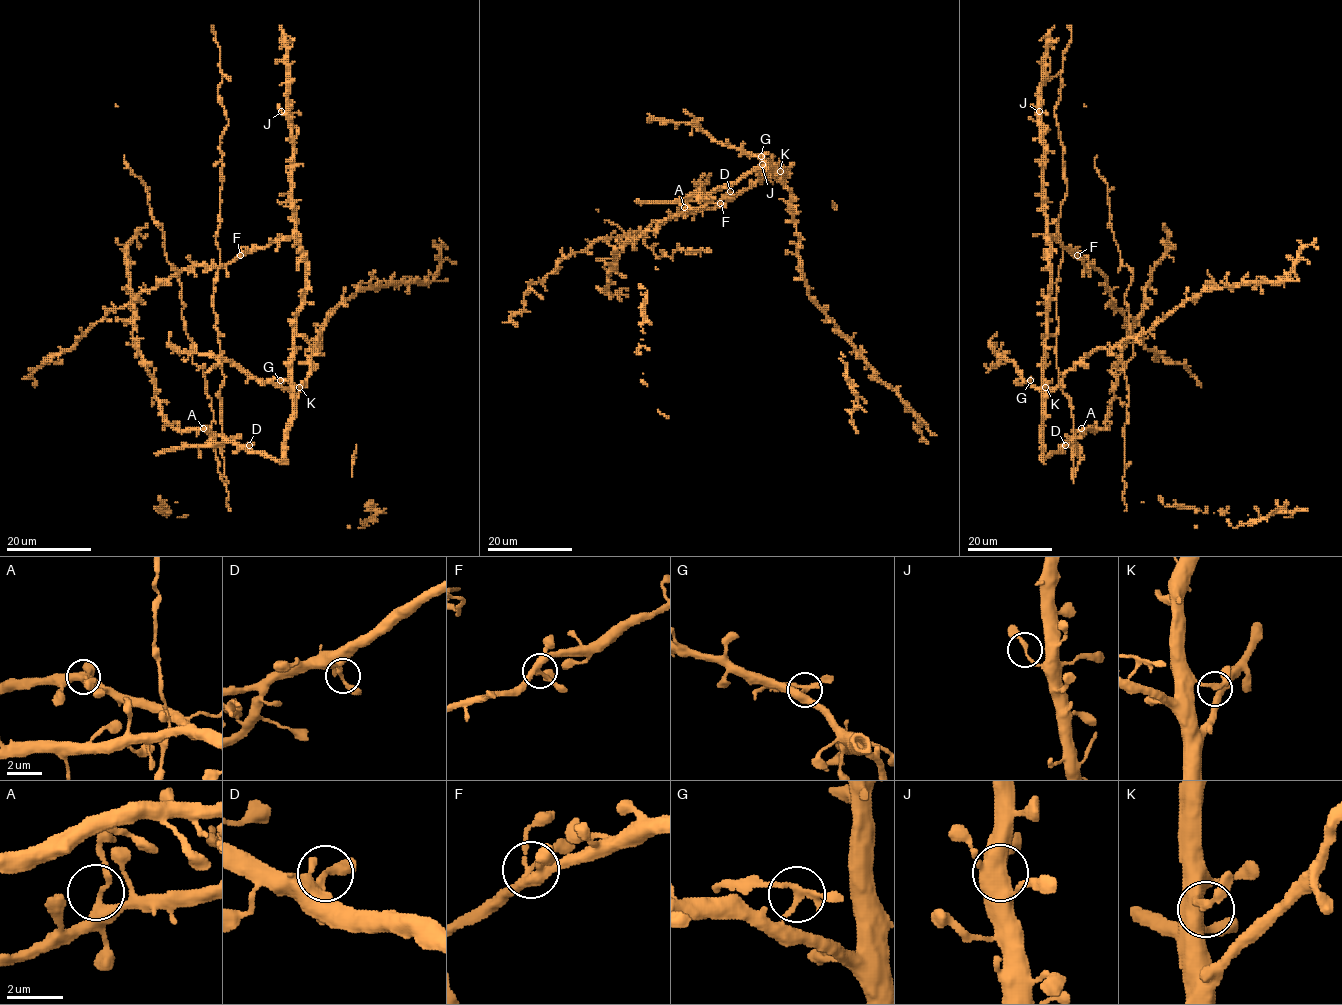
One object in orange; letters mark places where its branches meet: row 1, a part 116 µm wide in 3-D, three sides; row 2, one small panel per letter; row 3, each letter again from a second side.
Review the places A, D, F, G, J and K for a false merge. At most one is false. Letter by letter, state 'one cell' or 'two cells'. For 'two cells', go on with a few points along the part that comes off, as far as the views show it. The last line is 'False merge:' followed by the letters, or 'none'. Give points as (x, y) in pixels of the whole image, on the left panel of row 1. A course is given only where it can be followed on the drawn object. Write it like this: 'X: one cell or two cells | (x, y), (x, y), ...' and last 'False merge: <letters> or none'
A: one cell
D: one cell
F: one cell
G: two cells | (280, 380), (268, 379)
J: one cell
K: one cell
False merge: G

